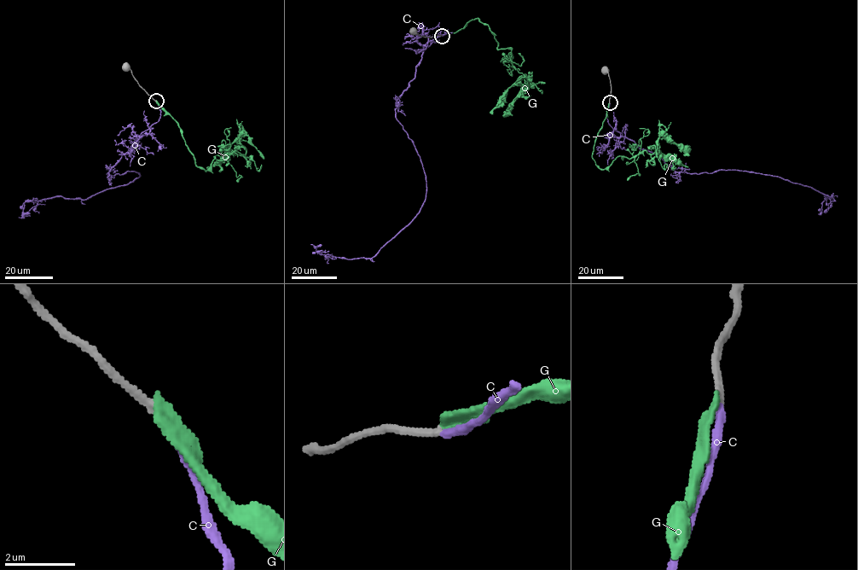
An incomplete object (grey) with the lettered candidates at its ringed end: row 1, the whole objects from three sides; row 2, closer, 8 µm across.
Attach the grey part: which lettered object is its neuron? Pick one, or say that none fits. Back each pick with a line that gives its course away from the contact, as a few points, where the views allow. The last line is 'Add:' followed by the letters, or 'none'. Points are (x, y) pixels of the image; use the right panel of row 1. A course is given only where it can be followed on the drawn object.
C: it runs (609, 102), (609, 124), (676, 171), (771, 175), (833, 194), (818, 213)
Add: C

